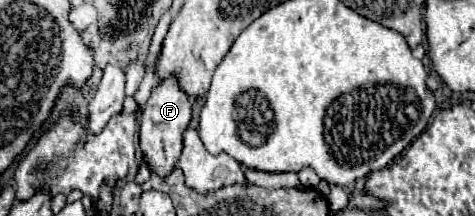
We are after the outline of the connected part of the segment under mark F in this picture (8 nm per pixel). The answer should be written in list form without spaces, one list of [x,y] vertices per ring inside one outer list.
[[[174,77],[164,79],[152,89],[152,95],[146,103],[144,113],[148,115],[146,121],[140,121],[140,149],[142,149],[144,161],[152,173],[160,177],[168,177],[180,159],[182,133],[186,131],[192,119],[190,97],[178,87],[178,81]]]

